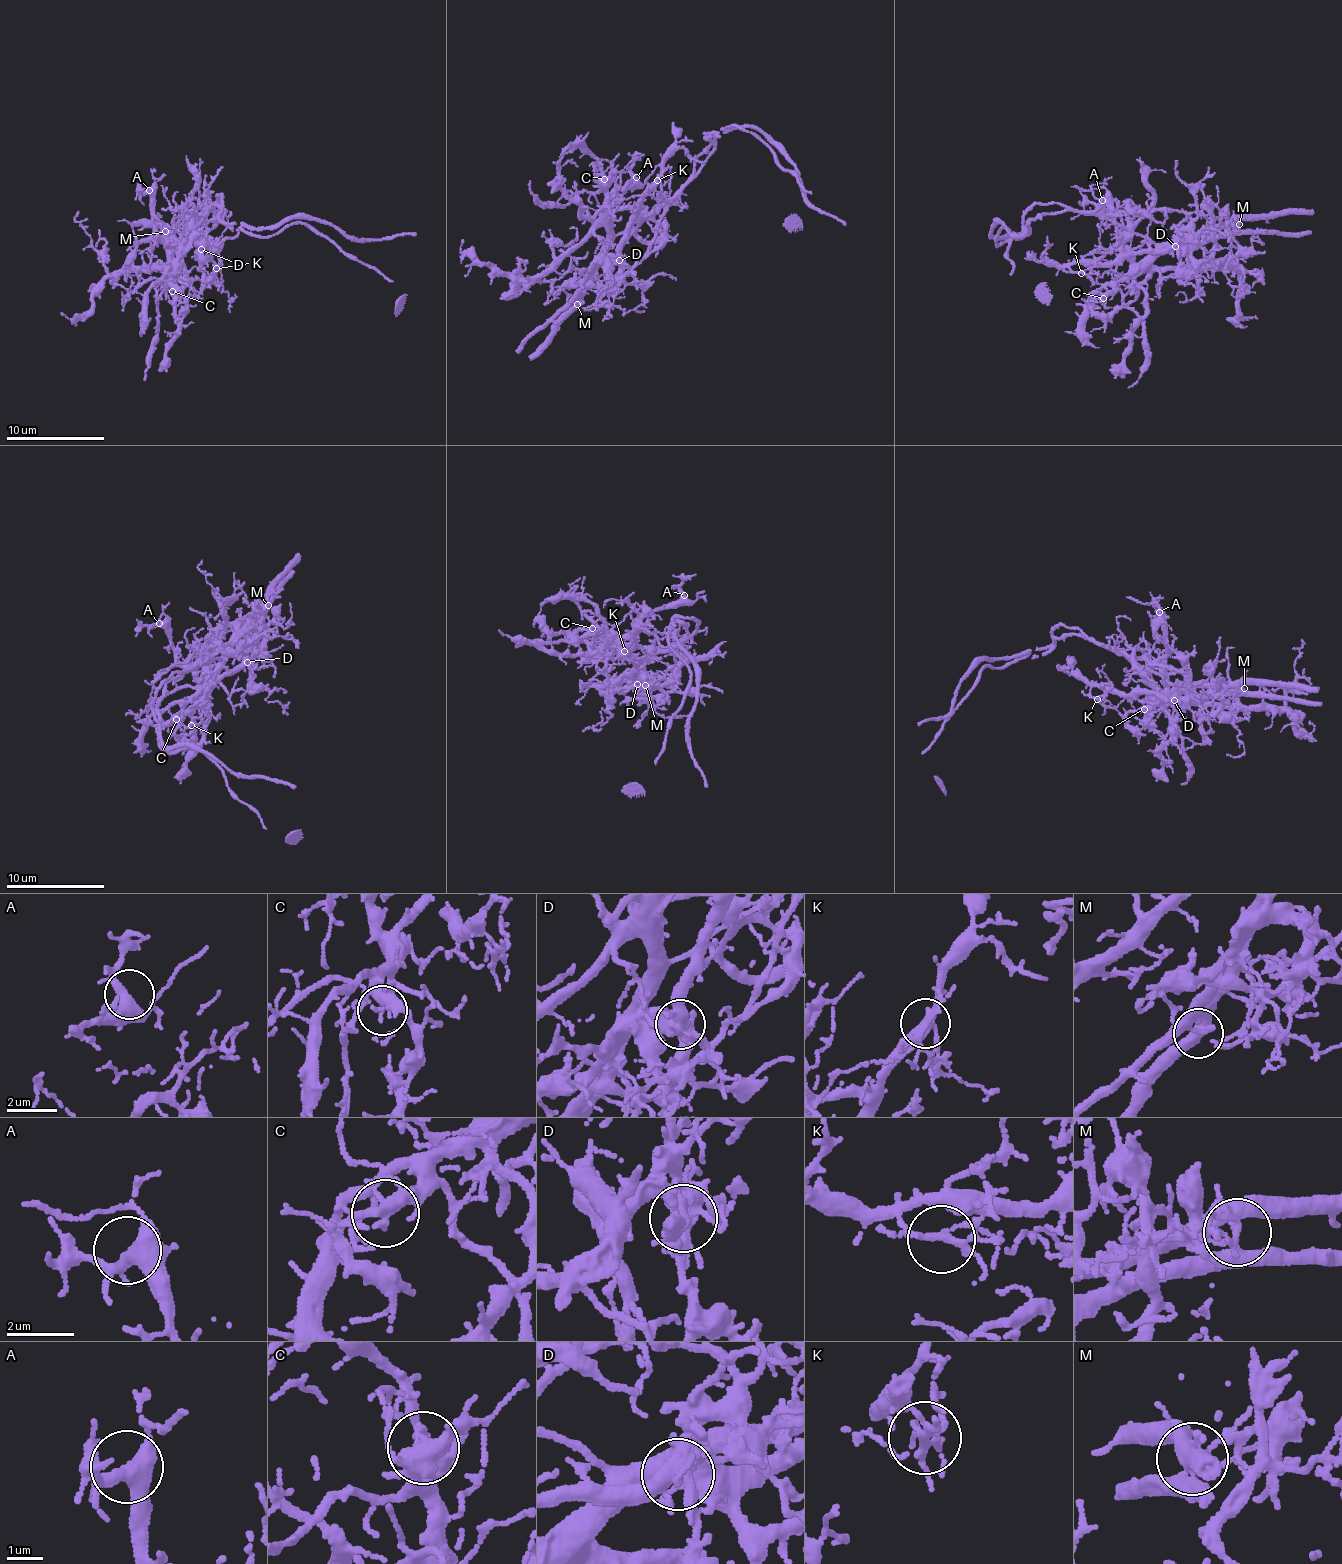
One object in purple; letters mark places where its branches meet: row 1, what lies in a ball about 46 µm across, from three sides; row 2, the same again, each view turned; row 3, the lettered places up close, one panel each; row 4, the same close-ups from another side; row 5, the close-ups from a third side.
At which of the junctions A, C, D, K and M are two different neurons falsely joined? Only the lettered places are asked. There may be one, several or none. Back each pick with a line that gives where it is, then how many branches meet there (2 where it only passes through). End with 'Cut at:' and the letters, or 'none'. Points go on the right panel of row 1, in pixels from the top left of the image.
M: (1239, 224) | 3
Cut at: M

